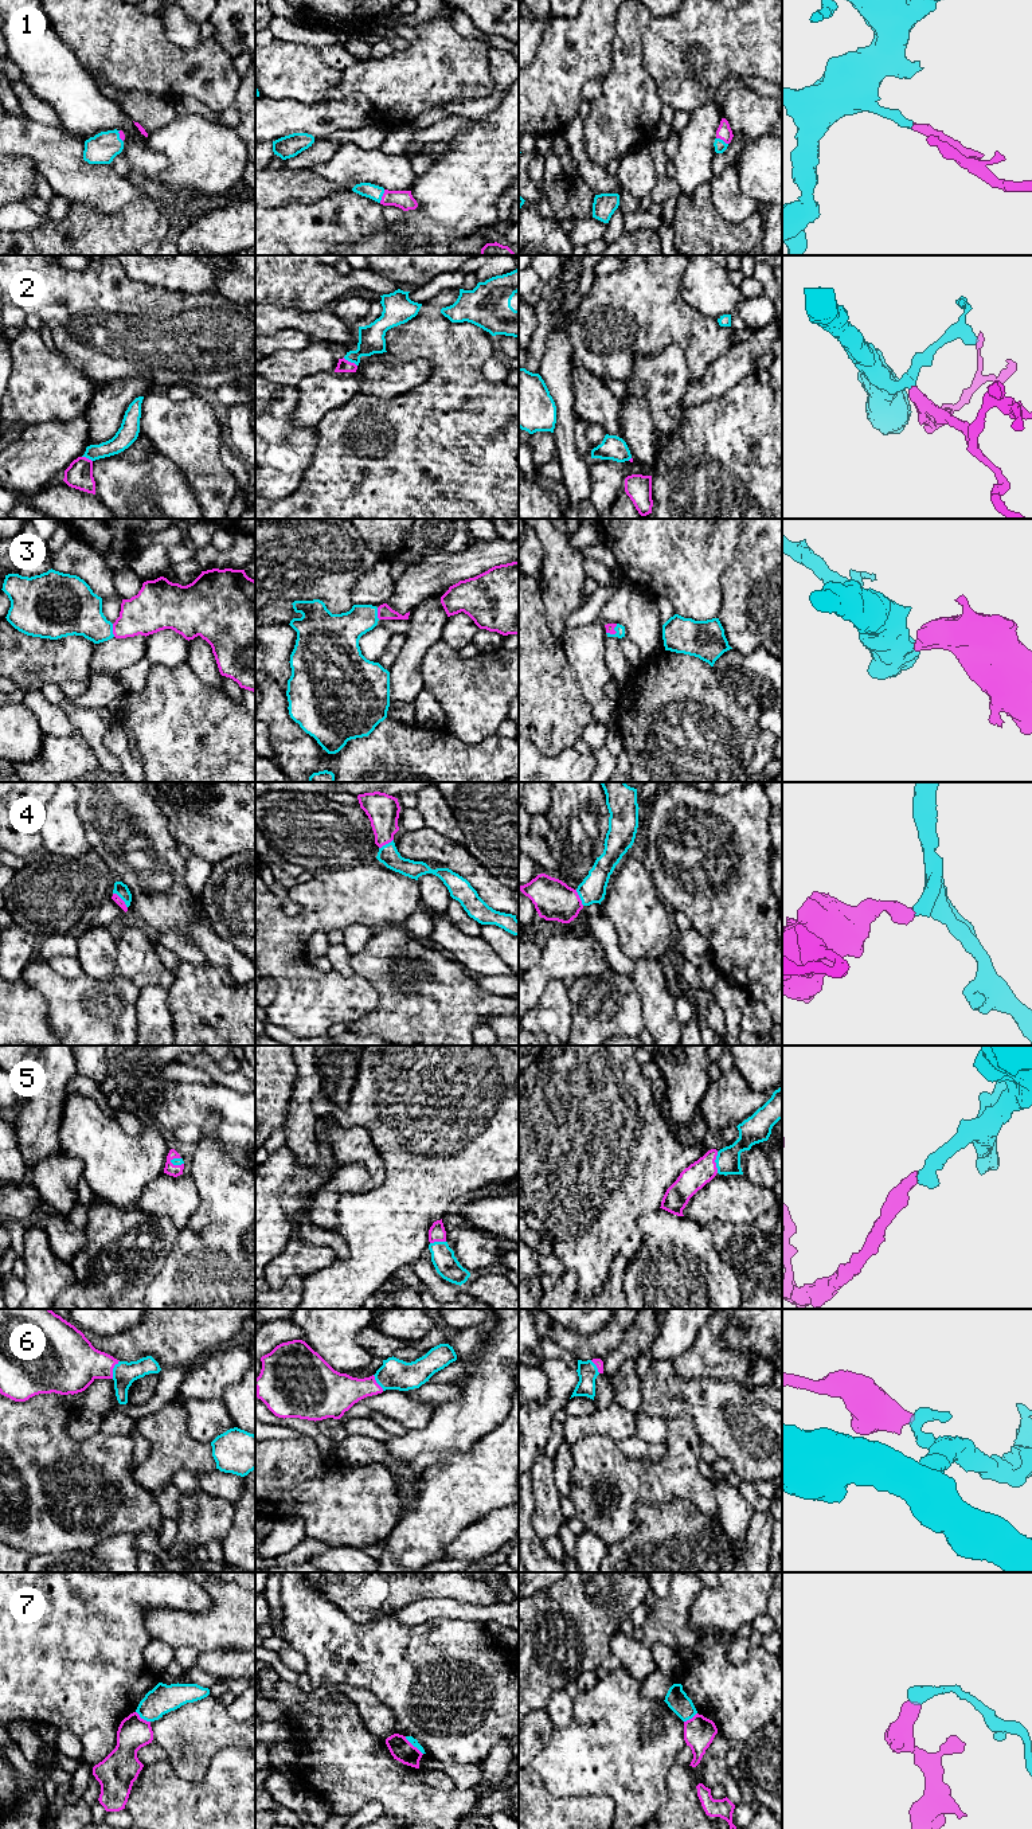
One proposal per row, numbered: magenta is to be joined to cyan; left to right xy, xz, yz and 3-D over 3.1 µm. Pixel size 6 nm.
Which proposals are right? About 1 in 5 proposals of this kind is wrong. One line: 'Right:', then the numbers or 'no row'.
Right: 1, 2, 3, 4, 5, 6

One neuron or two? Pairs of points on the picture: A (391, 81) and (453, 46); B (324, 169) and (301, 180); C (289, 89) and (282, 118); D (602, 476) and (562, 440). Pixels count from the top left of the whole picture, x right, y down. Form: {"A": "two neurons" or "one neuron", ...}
{"A": "one neuron", "B": "two neurons", "C": "two neurons", "D": "two neurons"}

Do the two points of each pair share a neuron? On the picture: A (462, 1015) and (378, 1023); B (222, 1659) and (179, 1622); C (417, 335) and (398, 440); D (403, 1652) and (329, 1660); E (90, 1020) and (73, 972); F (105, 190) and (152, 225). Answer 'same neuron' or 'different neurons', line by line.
A: same neuron
B: different neurons
C: same neuron
D: same neuron
E: different neurons
F: different neurons

